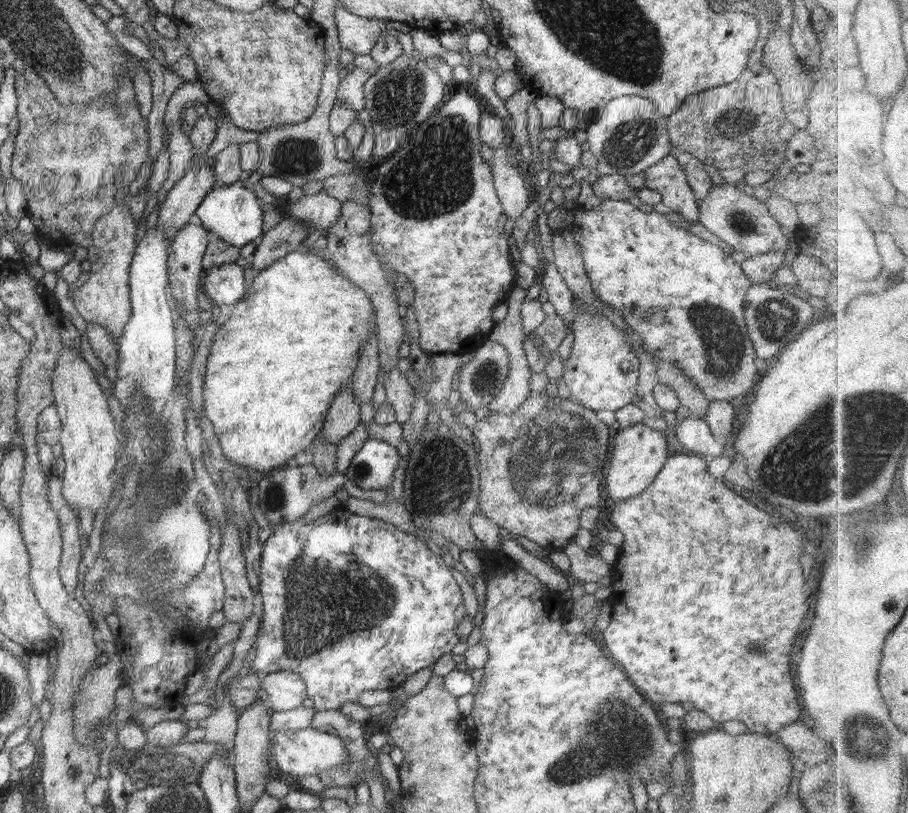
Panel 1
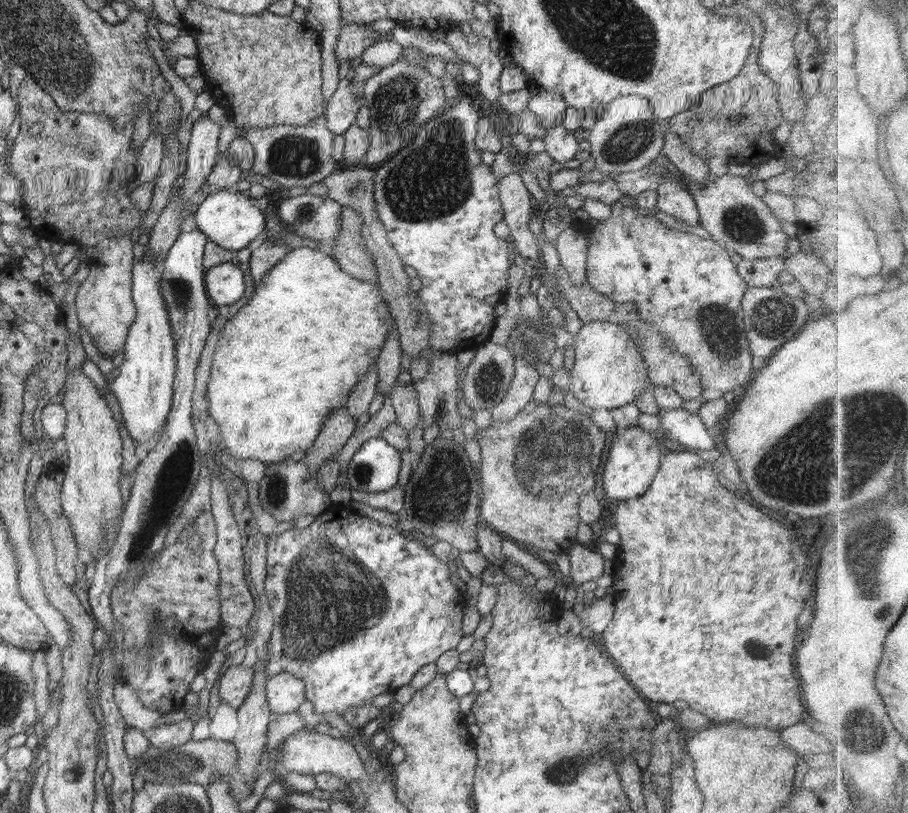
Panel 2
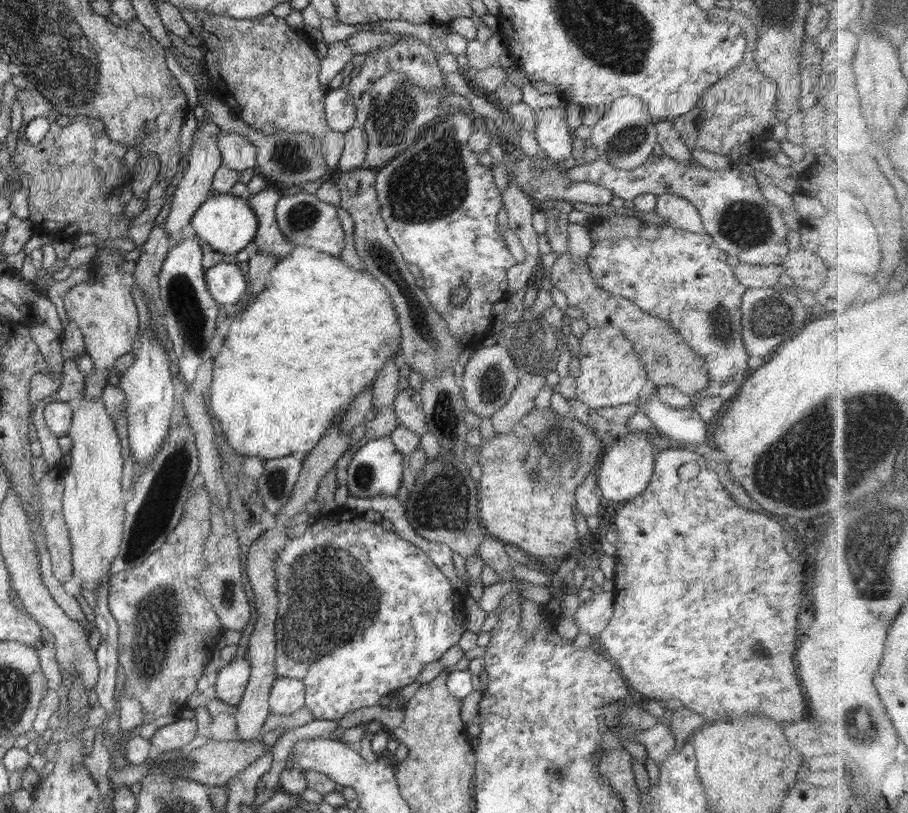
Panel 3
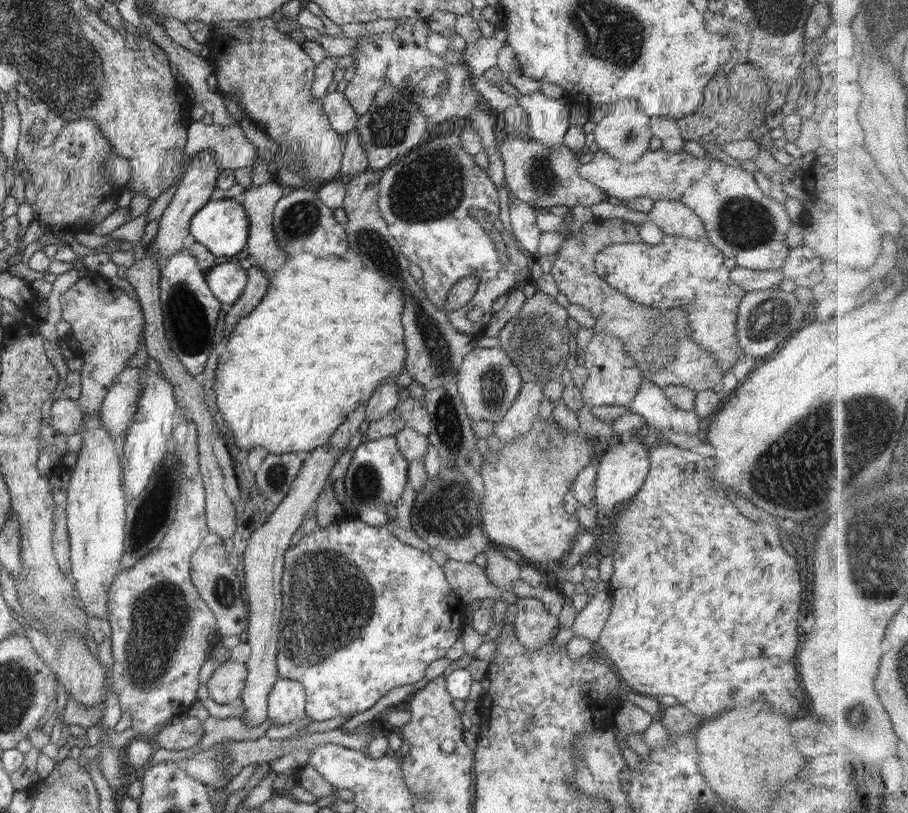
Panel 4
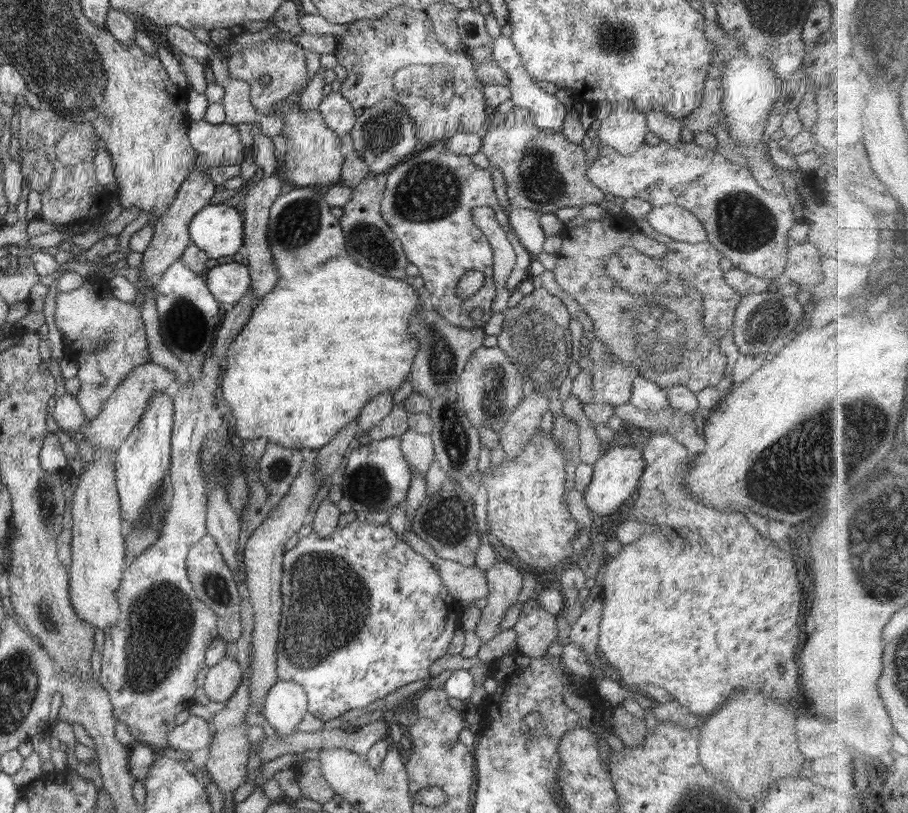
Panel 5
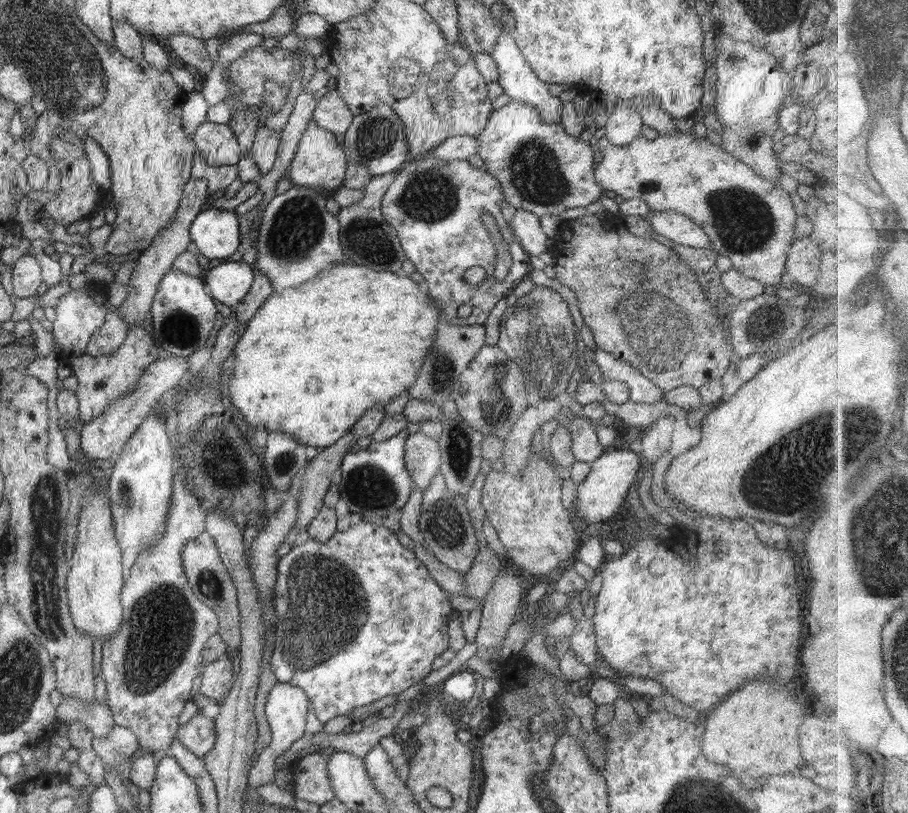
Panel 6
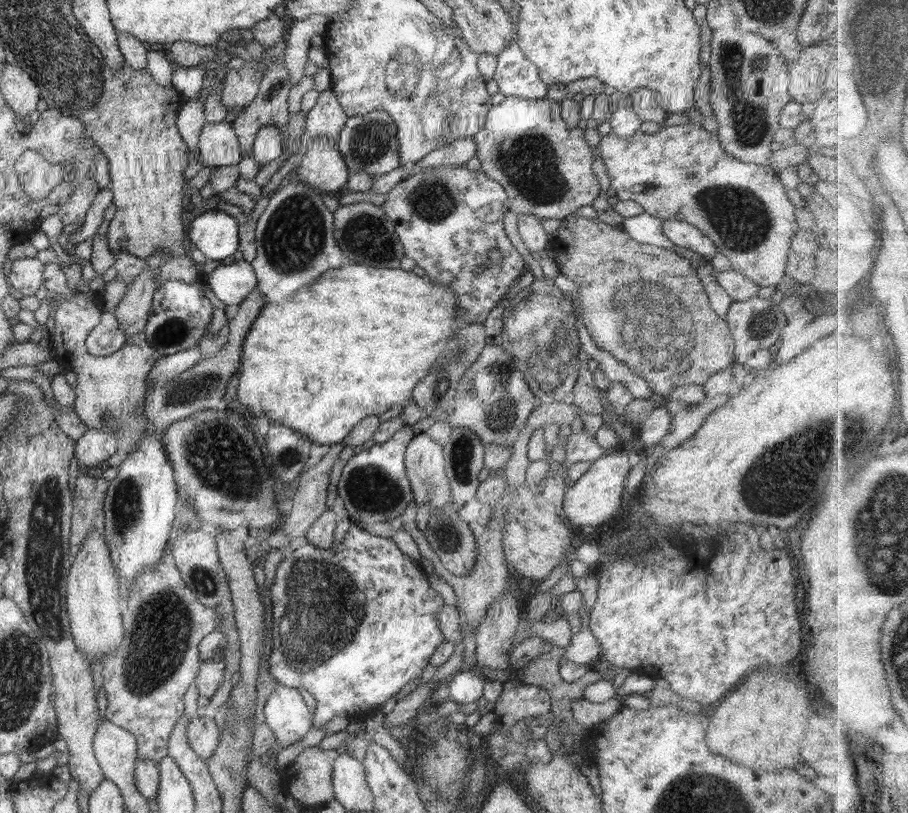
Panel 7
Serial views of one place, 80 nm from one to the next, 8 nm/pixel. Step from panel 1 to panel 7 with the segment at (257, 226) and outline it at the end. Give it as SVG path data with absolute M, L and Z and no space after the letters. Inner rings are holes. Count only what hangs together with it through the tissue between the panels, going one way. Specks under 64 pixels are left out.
M197 211L188 230L188 245L196 246L207 259L221 261L239 248L239 224L224 211Z

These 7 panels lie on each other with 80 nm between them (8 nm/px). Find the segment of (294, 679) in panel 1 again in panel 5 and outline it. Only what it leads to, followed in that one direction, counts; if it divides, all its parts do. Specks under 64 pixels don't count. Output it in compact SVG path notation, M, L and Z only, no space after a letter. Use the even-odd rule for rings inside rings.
M278 680L270 687L263 702L264 718L275 730L273 738L284 738L296 731L308 712L306 691L292 681Z

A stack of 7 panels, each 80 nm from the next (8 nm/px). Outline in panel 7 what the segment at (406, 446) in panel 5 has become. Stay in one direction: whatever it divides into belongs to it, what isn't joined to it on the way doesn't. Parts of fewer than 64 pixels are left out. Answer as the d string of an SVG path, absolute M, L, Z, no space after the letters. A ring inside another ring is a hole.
M418 433L408 444L405 452L406 474L417 506L429 504L431 512L442 510L451 500L450 483L445 469L443 445L429 434Z

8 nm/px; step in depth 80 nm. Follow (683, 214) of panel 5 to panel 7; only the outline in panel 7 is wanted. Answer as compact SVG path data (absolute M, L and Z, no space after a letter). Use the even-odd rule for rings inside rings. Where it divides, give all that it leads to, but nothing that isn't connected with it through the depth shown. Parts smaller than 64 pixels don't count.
M663 220L662 226L664 234L676 246L684 246L684 248L688 248L688 250L692 250L708 260L711 260L719 252L714 242L689 222Z

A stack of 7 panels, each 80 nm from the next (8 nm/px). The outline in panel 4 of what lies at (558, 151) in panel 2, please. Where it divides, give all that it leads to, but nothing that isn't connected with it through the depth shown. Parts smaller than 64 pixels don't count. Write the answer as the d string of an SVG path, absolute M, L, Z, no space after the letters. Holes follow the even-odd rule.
M542 91L533 92L530 96L517 93L518 105L528 113L528 126L532 138L539 140L551 149L563 144L564 135L569 127L567 100L548 98Z

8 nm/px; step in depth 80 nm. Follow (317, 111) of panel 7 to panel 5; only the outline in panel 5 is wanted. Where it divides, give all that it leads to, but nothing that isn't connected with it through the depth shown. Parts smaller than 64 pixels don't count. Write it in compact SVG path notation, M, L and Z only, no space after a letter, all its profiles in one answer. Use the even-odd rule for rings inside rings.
M340 91L327 94L317 110L324 117L326 126L340 137L348 134L357 122L352 106L342 97Z

